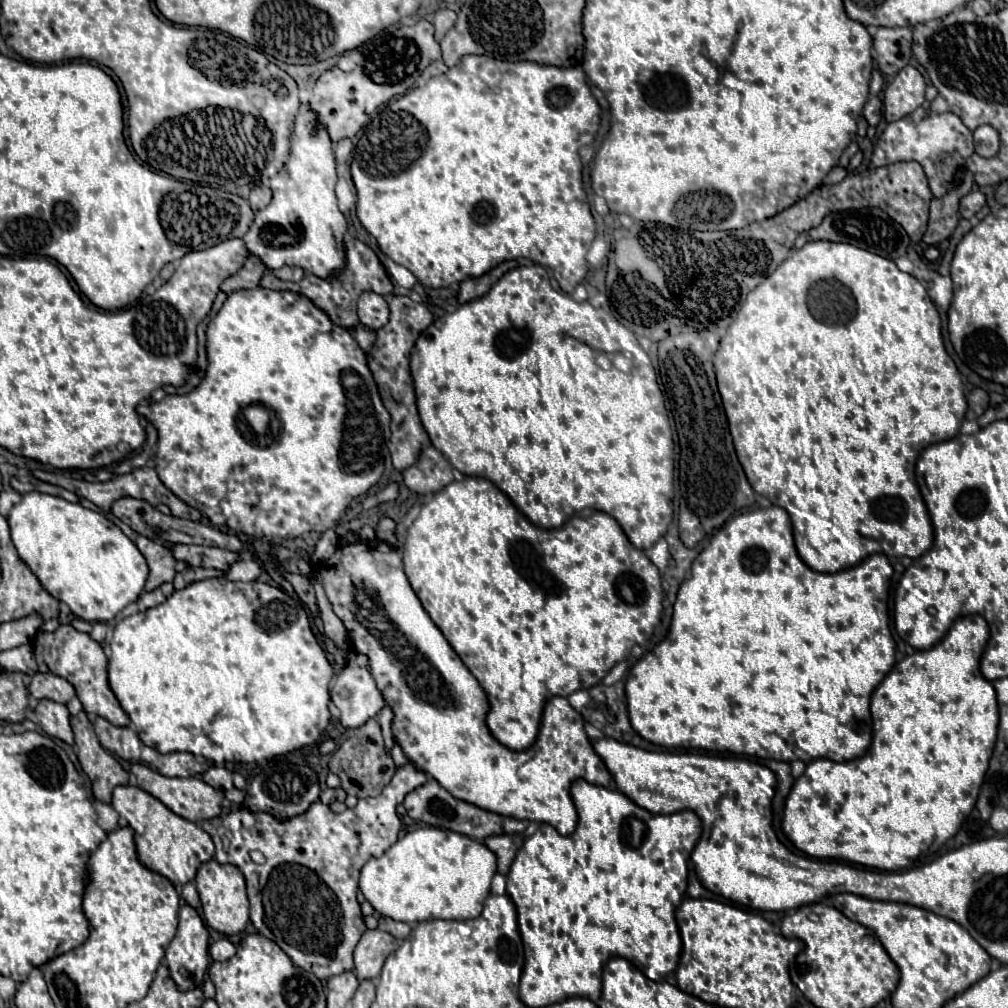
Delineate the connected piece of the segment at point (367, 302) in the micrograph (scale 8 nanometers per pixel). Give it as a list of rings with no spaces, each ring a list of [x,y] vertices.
[[[366,291],[360,295],[358,299],[358,317],[360,317],[360,325],[370,329],[370,331],[378,331],[388,323],[388,303],[382,295]]]

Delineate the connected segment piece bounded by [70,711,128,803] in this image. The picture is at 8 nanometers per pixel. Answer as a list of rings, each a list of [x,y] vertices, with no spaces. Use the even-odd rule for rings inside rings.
[[[84,711],[72,717],[70,723],[76,737],[80,767],[88,779],[92,779],[92,793],[98,801],[110,803],[114,787],[128,785],[128,773],[110,753],[100,747],[94,727]]]

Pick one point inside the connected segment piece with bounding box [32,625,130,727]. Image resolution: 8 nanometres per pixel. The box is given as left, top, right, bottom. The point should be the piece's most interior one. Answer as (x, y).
(73, 655)

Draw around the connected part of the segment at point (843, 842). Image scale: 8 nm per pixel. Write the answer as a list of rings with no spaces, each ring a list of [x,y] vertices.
[[[960,617],[938,645],[916,651],[892,667],[872,693],[870,713],[874,735],[868,753],[848,763],[828,759],[810,761],[806,771],[794,781],[784,803],[782,831],[796,849],[816,859],[842,859],[880,871],[896,871],[911,867],[912,859],[930,847],[934,835],[933,851],[956,835],[962,819],[968,817],[976,803],[996,741],[996,693],[978,669],[986,641],[988,623],[984,617]]]

